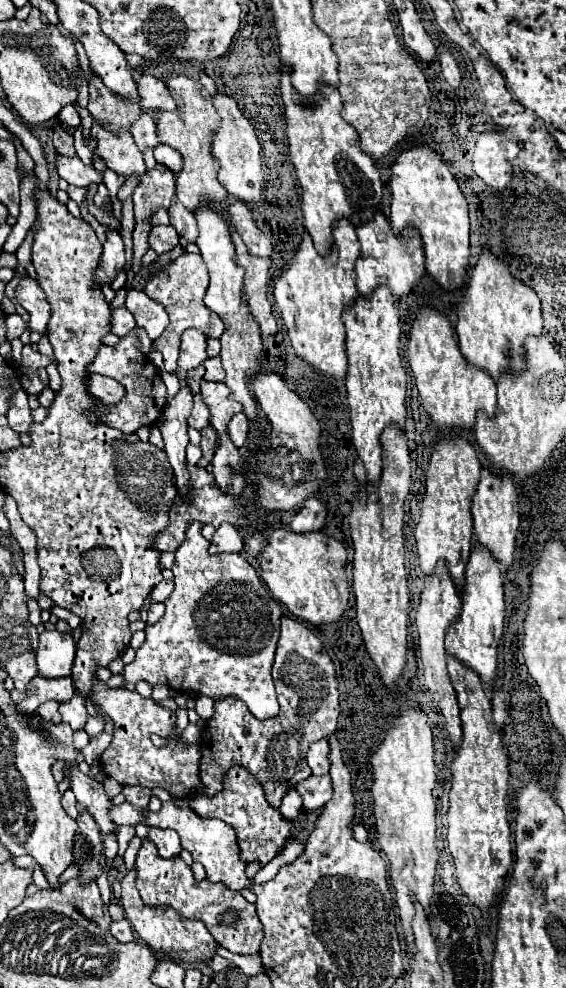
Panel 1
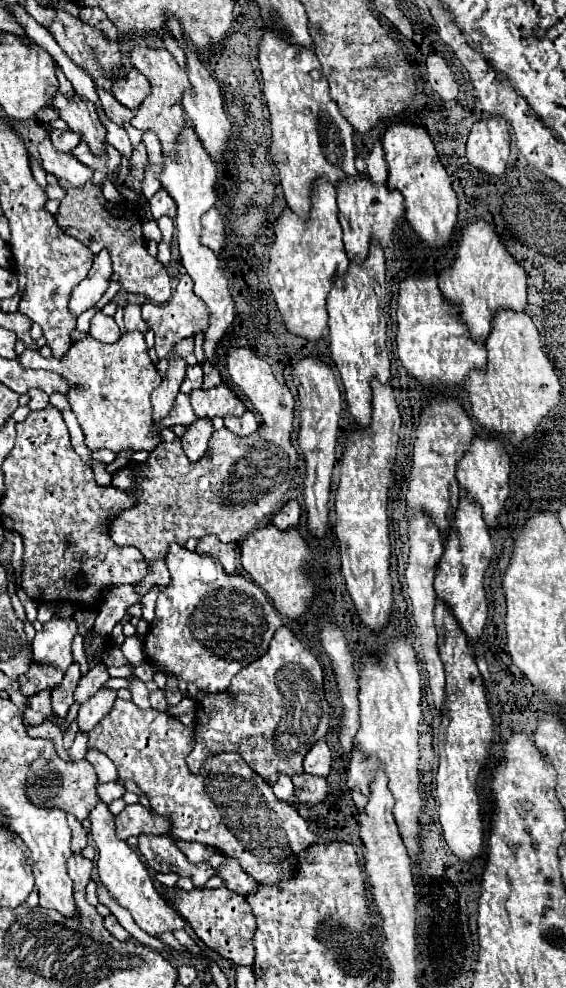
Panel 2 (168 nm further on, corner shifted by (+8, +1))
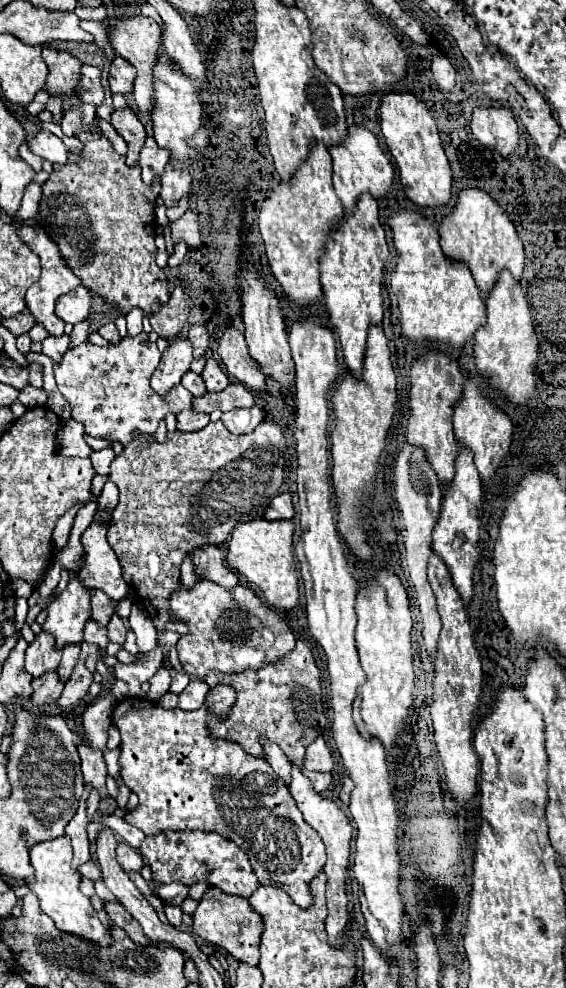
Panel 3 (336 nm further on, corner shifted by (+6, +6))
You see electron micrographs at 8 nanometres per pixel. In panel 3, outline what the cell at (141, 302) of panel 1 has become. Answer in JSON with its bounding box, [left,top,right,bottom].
[126,308,144,336]

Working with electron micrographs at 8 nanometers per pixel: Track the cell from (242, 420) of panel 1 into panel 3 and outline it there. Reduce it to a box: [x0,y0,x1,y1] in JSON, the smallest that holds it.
[220,406,264,434]

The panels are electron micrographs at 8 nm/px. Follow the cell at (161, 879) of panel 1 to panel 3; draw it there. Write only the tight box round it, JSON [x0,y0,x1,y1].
[192,888,262,966]

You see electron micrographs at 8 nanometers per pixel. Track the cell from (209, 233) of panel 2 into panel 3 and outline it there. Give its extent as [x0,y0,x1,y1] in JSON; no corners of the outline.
[170,212,202,246]

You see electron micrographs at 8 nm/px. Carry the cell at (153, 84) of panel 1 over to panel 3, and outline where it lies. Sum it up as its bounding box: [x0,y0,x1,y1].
[108,56,136,94]

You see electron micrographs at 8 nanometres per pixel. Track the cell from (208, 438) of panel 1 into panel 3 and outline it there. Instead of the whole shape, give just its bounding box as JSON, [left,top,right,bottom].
[178,412,210,432]

